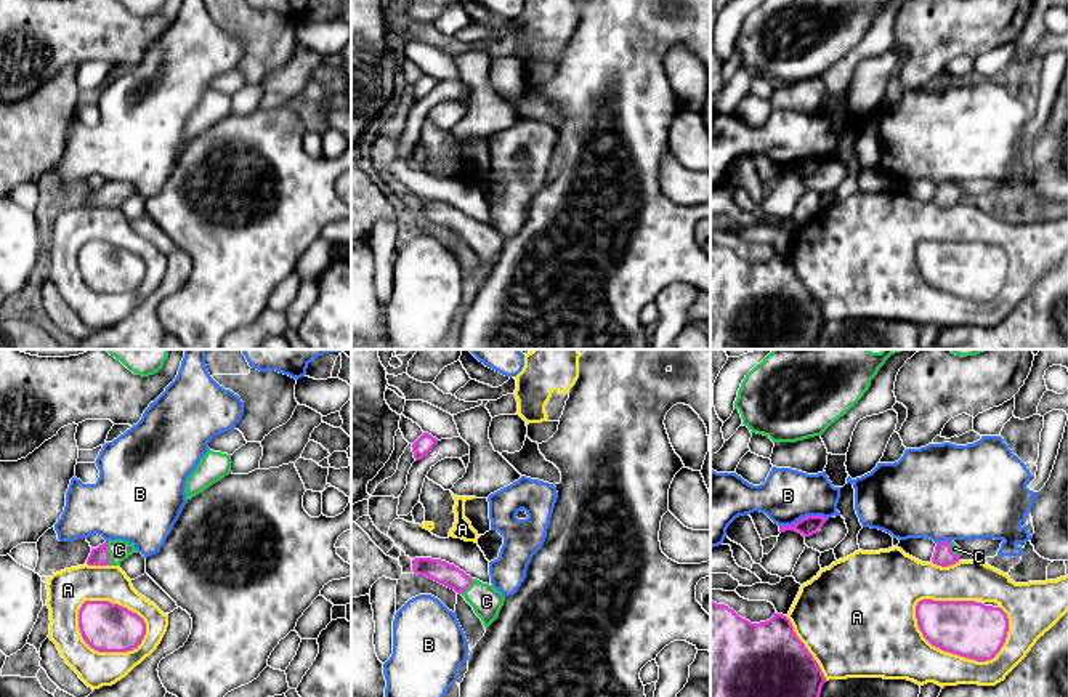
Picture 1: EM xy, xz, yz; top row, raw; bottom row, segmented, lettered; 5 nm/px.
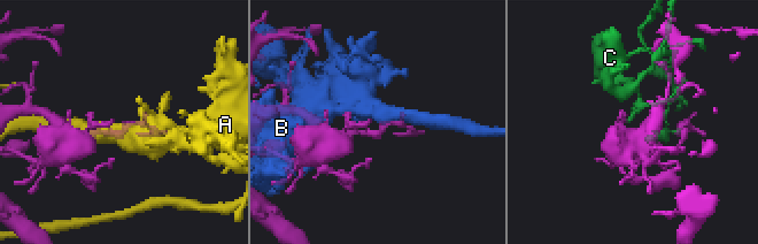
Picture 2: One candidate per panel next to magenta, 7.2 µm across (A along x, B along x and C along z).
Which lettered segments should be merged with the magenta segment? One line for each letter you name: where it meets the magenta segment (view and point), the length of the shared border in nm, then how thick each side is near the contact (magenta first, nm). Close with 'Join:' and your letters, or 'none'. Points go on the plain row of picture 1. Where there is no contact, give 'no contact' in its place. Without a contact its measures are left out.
C: meets magenta in xy at (108, 194); contact 120 nm long; 100 nm thick on the magenta side, 110 nm on the other
Join: C

